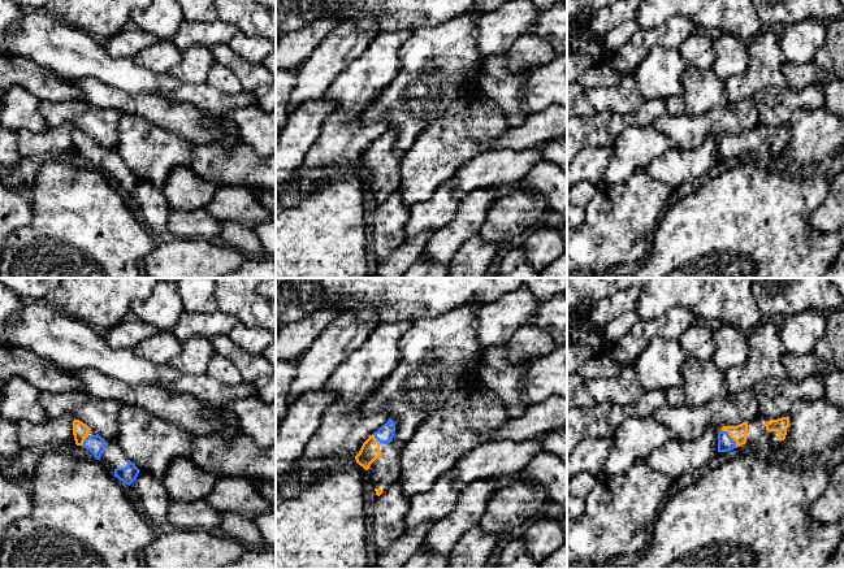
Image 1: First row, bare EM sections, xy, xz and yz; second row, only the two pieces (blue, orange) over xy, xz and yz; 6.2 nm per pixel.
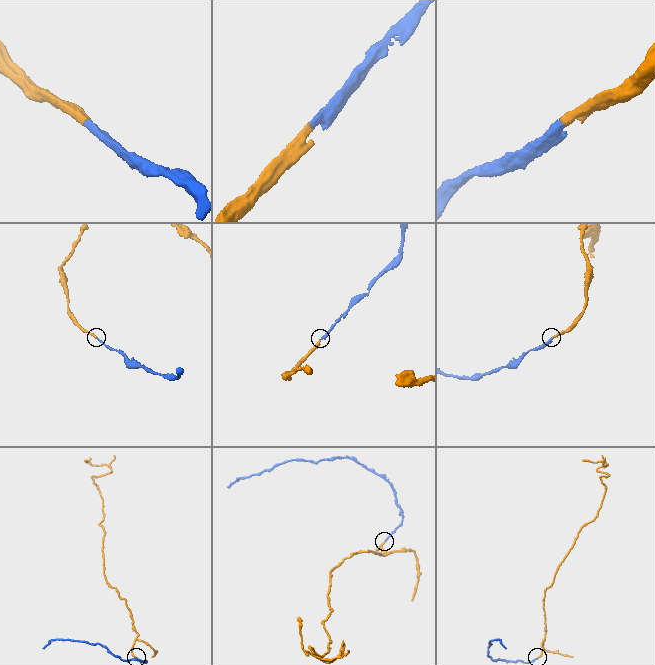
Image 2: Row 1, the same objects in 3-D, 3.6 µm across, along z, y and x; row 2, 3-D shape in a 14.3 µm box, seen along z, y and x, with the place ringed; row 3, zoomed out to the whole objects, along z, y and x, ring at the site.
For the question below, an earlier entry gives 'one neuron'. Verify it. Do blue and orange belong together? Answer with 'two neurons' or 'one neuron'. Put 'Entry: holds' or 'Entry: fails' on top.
Entry: holds
one neuron

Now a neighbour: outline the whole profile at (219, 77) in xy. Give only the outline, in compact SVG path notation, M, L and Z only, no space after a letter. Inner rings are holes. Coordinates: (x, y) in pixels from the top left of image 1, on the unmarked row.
M217 62L211 66L207 83L224 94L239 94L243 91L242 83L237 75Z

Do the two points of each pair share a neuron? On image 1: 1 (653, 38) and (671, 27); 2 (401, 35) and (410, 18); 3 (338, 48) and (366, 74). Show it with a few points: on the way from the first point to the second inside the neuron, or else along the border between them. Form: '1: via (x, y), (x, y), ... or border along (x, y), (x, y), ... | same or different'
1: via (657, 37), (667, 30) | same
2: border along (411, 29), (390, 29), (380, 33) | different
3: border along (373, 39), (358, 57), (337, 74), (332, 83) | different

